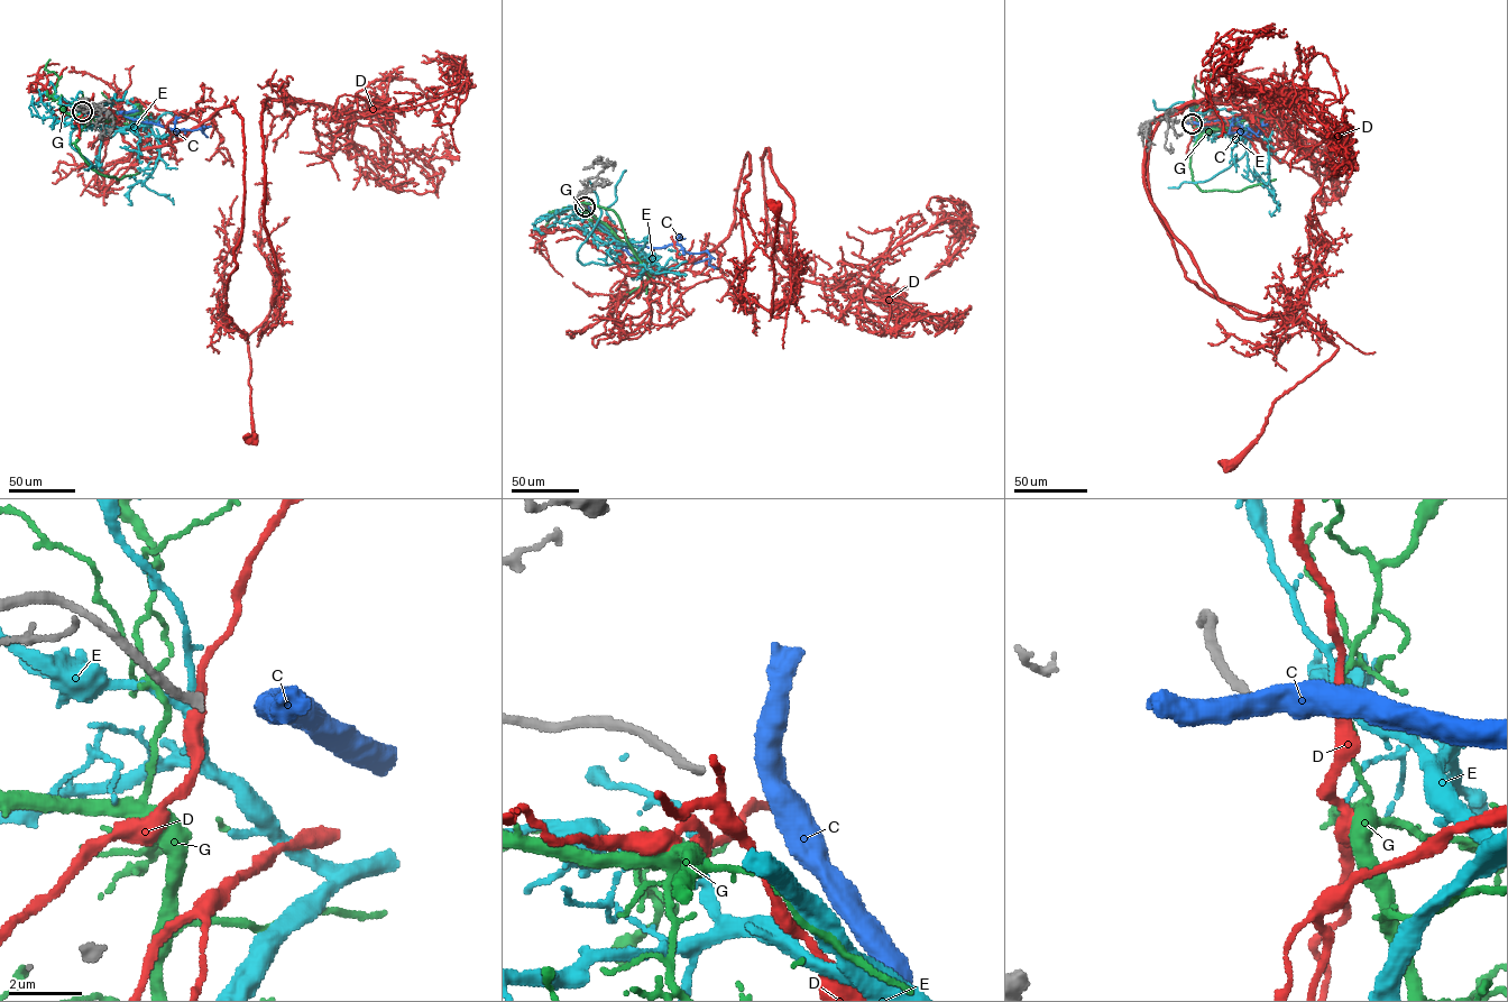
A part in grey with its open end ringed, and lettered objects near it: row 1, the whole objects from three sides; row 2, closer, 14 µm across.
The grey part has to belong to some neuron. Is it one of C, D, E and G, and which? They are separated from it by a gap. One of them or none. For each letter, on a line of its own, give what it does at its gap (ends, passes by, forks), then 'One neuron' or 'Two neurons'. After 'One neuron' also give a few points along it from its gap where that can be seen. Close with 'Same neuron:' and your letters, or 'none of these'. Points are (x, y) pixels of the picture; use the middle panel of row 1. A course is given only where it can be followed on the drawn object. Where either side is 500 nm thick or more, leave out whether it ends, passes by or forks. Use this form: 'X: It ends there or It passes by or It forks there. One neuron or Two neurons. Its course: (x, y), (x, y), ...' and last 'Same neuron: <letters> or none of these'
C: Two neurons
D: It passes by. Two neurons
E: It forks there. Two neurons
G: It passes by. Two neurons
Same neuron: none of these

